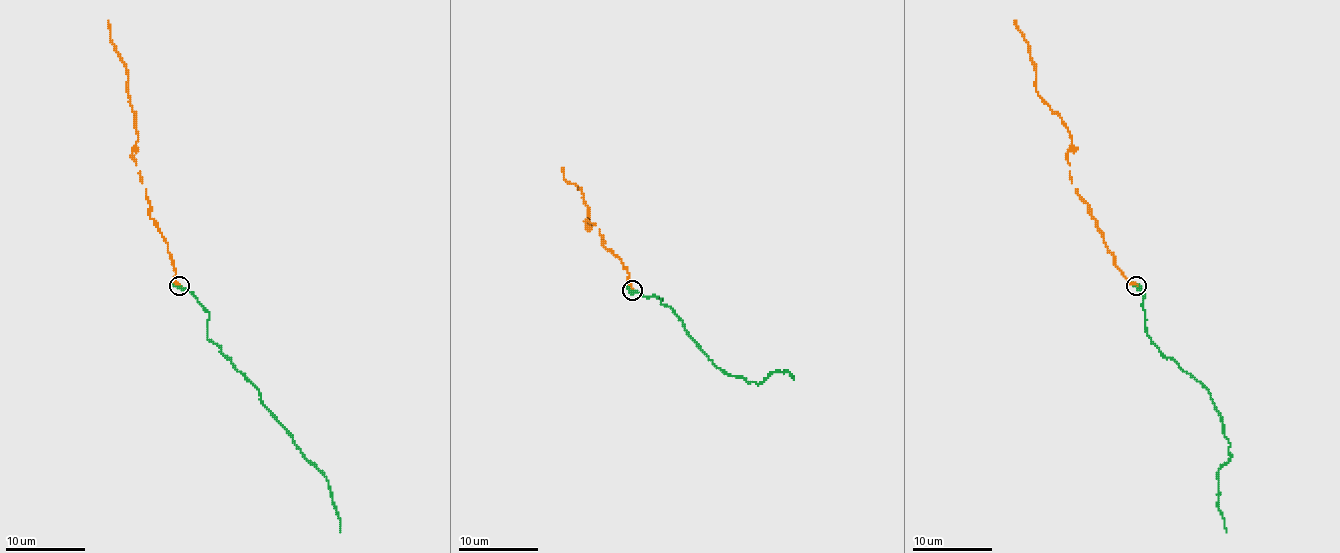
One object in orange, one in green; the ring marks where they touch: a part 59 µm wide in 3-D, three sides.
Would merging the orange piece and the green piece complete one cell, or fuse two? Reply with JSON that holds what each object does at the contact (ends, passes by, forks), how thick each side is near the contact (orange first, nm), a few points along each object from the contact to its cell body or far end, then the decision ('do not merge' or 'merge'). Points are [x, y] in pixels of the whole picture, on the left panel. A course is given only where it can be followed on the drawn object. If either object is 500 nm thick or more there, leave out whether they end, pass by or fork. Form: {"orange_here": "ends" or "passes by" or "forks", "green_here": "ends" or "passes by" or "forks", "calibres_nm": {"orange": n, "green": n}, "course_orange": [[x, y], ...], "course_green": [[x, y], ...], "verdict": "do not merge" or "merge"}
{"orange_here": "ends", "green_here": "ends", "calibres_nm": {"orange": 140, "green": 320}, "course_orange": [[179, 286], [167, 242], [150, 216], [132, 153], [138, 135], [126, 64], [110, 38], [108, 20]], "course_green": [[179, 286], [209, 314], [207, 336], [259, 391], [265, 407], [306, 459], [326, 476], [340, 520], [340, 532]], "verdict": "merge"}

